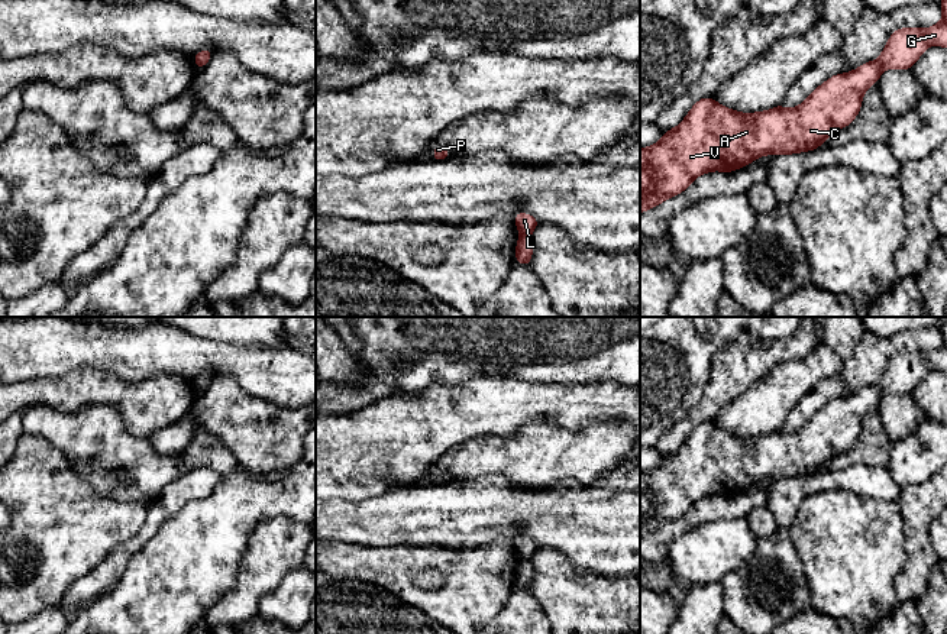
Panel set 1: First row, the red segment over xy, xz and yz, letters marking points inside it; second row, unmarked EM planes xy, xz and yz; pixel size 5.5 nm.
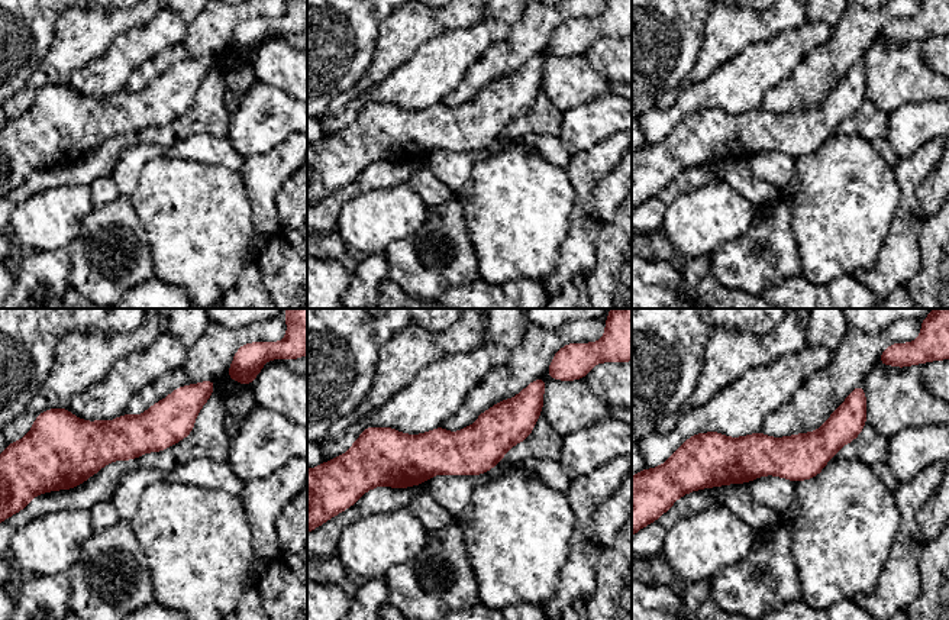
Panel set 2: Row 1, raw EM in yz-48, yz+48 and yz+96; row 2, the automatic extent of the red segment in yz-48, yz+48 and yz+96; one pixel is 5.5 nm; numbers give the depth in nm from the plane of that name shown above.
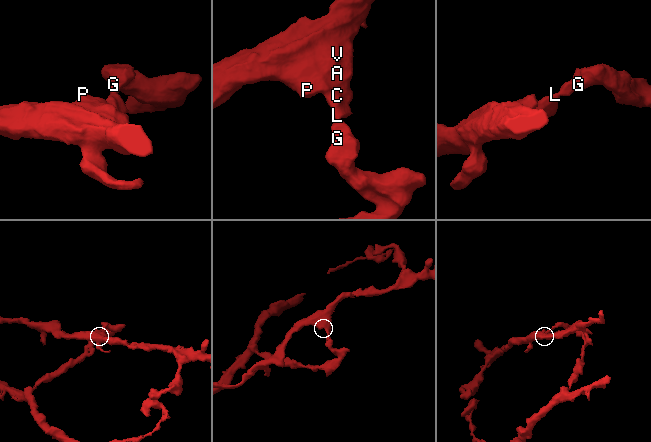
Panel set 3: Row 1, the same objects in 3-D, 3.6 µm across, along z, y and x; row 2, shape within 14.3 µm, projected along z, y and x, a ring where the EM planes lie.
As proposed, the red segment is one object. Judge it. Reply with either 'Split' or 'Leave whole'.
Split

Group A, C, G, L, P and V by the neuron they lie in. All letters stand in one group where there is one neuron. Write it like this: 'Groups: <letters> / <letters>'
Groups: A C L P V / G

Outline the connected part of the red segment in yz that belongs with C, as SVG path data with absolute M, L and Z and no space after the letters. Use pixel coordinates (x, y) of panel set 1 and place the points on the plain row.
M877 384L850 397L836 398L794 433L779 428L766 436L740 437L710 420L698 424L681 449L666 455L653 470L640 472L640 538L679 520L705 496L733 496L767 478L778 481L820 473L834 456L853 447L866 414L877 408L882 394Z

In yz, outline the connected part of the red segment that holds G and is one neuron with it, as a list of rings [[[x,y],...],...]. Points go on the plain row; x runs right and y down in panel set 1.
[[[947,317],[941,321],[943,343],[940,347],[922,352],[899,352],[886,366],[879,386],[886,394],[911,394],[930,371],[947,372]]]

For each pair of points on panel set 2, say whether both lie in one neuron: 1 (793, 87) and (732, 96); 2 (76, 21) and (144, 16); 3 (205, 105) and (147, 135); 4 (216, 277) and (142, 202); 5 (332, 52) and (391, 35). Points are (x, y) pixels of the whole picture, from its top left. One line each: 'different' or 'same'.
1: different
2: same
3: same
4: same
5: different

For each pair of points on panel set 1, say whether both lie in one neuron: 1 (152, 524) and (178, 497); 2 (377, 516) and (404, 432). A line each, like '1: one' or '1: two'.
1: two
2: two

